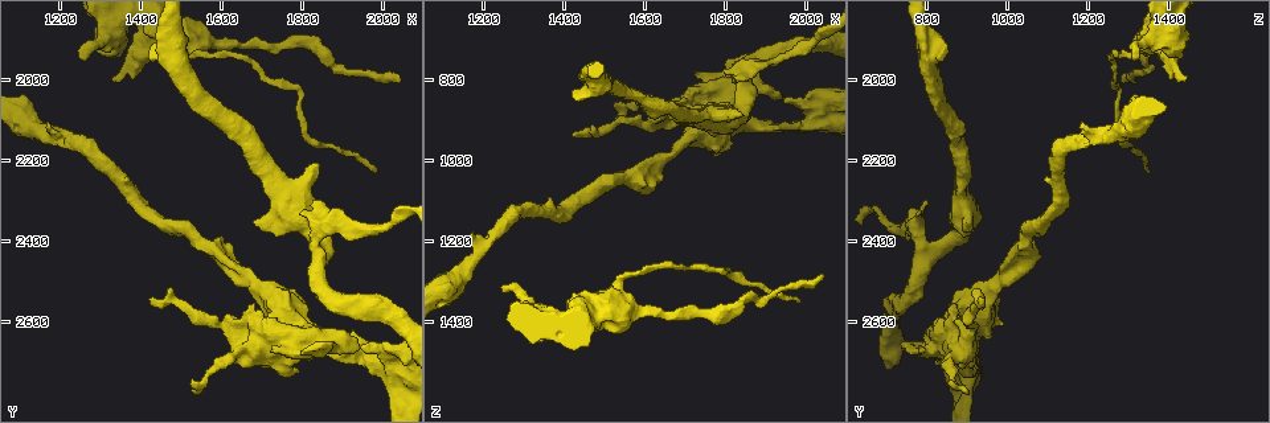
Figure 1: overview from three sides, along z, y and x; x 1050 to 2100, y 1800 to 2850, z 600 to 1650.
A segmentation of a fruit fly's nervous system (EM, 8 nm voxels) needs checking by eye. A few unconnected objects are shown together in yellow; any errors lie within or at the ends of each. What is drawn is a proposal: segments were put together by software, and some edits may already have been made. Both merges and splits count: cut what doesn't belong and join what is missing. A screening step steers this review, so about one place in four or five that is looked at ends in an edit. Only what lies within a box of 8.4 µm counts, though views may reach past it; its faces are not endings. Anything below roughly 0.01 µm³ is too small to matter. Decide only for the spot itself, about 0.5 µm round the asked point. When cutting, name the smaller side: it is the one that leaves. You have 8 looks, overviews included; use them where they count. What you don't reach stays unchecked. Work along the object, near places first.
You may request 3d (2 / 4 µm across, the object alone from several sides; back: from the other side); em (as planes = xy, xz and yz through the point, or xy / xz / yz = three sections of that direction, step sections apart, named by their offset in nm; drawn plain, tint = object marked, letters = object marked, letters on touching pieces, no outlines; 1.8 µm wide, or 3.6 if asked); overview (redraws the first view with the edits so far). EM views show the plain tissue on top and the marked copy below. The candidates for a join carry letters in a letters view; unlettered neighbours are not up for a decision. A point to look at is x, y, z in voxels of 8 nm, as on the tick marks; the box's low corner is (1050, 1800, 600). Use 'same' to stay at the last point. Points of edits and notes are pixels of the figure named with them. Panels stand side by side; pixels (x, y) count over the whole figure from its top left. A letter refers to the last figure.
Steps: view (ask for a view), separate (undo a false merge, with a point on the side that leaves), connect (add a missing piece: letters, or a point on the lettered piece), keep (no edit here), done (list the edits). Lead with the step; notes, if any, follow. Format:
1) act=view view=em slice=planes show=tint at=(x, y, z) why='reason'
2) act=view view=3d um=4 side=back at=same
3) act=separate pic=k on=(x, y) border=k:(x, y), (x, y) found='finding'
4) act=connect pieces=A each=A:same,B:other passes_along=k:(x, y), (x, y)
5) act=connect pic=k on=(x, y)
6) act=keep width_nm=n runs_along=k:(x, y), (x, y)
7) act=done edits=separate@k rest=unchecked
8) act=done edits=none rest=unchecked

act=view view=3d um=4 side=back at=(1420, 2545, 945) why='thin end'

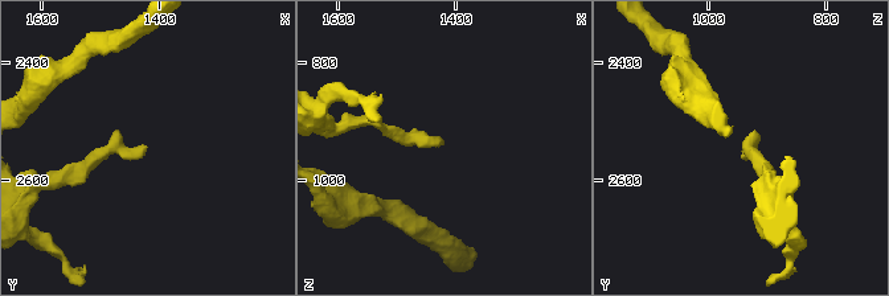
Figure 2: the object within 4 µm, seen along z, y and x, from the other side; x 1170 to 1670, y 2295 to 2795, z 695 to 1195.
act=view view=em slice=planes show=letters at=(1425, 2540, 940) why='shape alone is not enough'

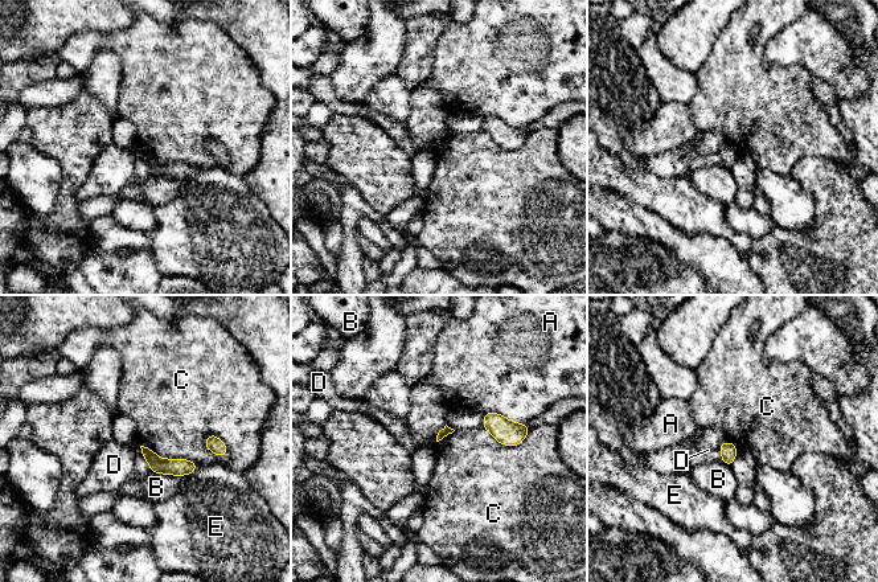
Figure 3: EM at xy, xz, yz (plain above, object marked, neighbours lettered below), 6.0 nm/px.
act=keep each=A:other,B:other,C:other,D:other,E:other border=3:(205, 437), (216, 435), (228, 454) found='no lettered piece goes on from it'

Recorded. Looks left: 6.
act=view view=em slice=xy step=4 show=letters at=(1660, 2495, 985)

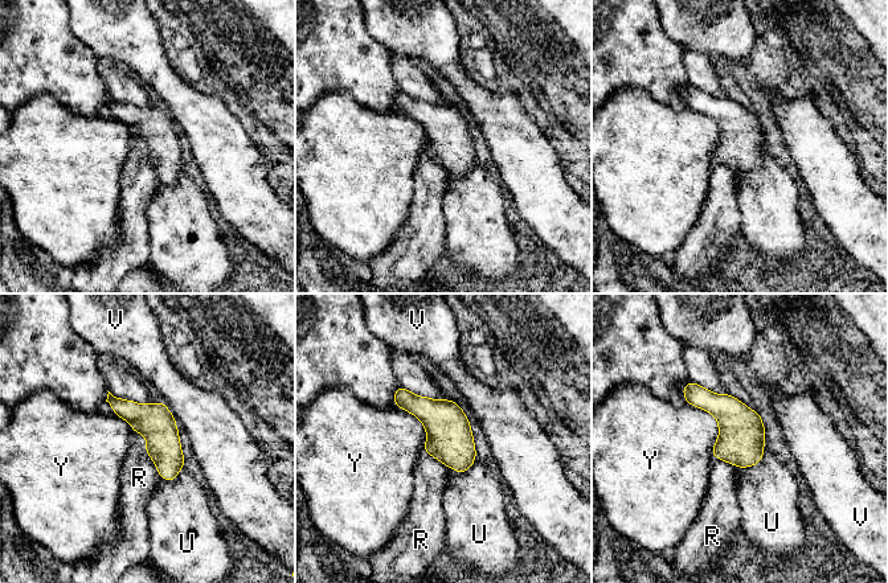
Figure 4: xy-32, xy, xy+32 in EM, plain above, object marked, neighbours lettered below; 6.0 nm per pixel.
act=keep width_nm=220 each=R:other,U:other,V:other,Y:other border=4:(136, 431), (160, 476) found='all the same cell'

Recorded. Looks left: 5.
act=view view=em slice=planes show=letters at=(1835, 2305, 800) why='free end'

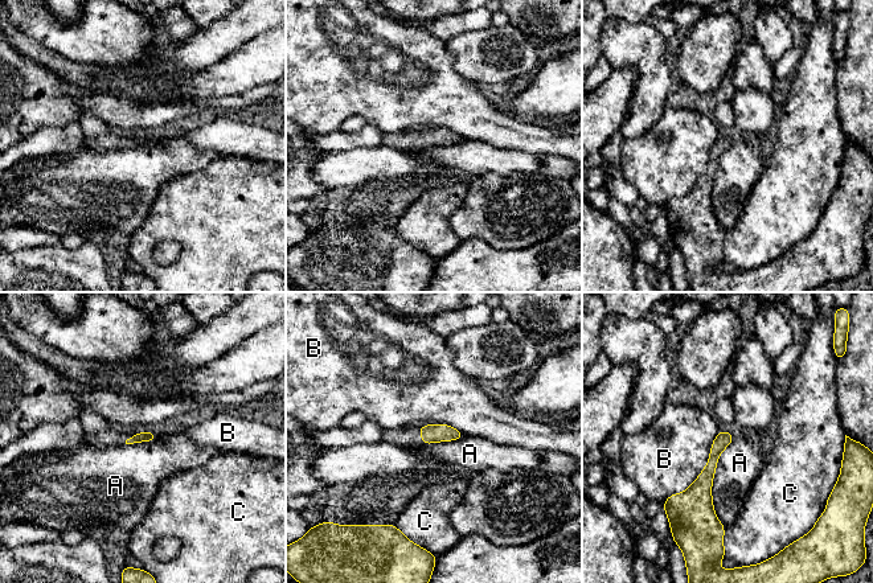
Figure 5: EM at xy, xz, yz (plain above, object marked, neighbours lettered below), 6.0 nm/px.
act=keep each=A:other,B:other,C:other runs_along=5:(724, 434), (704, 480), (710, 517) found='none of them fits'

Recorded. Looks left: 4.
act=done edits=none rest=unchecked

